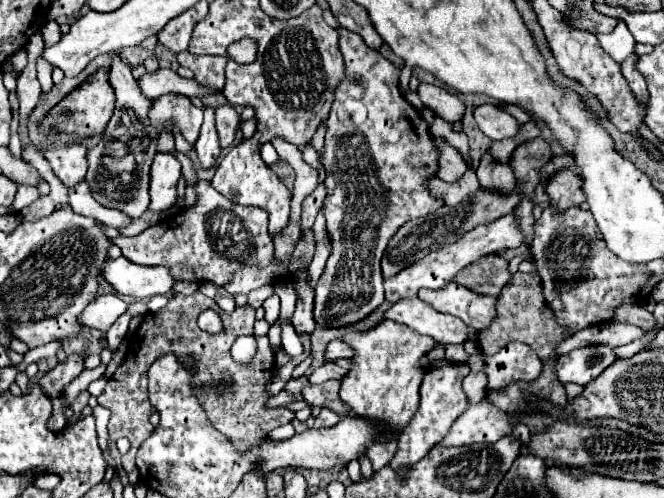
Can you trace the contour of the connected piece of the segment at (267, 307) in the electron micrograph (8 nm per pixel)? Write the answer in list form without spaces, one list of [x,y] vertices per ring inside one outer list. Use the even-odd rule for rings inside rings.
[[[278,295],[266,299],[262,307],[264,307],[264,311],[266,311],[266,317],[264,317],[264,319],[266,319],[270,325],[274,325],[276,319],[278,319],[278,315],[280,315],[280,299],[278,299]]]

